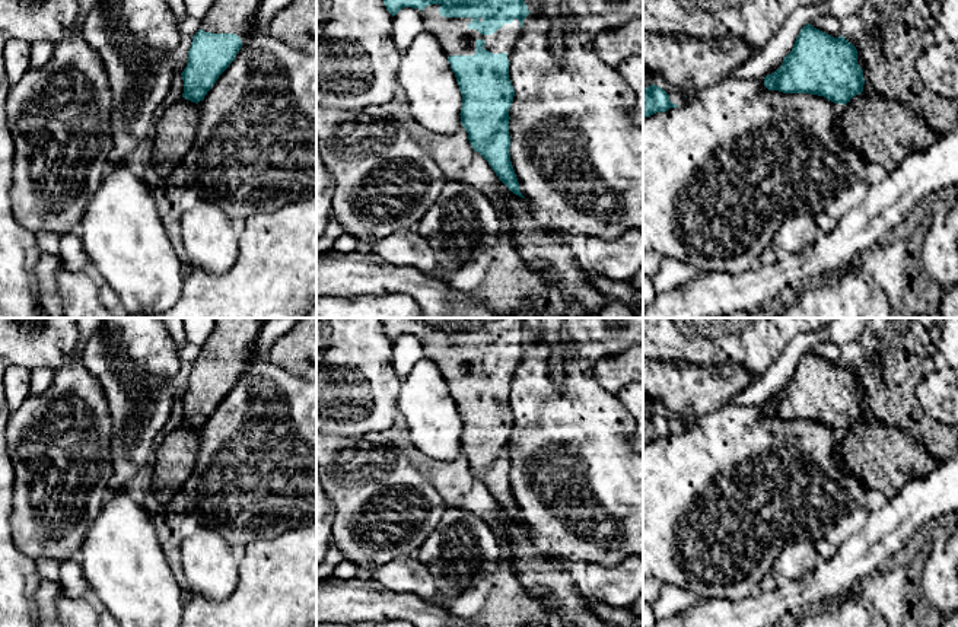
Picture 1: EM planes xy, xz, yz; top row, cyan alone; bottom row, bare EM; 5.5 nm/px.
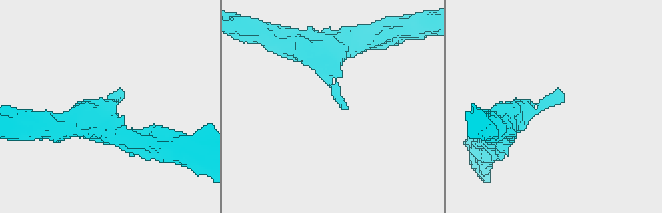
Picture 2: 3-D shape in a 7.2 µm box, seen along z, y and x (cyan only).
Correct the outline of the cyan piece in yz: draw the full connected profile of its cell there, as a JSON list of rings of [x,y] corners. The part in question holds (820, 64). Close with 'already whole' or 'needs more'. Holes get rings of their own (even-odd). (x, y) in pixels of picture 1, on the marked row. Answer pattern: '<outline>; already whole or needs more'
[[[806,23],[782,67],[764,77],[768,90],[811,93],[846,105],[863,92],[857,50],[843,35],[834,38]]]; already whole

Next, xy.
[[[214,0],[192,36],[188,63],[181,73],[182,98],[198,104],[219,76],[235,60],[248,39],[248,31],[261,0]]]; needs more

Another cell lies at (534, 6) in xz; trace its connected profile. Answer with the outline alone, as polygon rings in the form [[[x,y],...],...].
[[[523,0],[529,13],[540,13],[550,19],[550,50],[557,58],[564,54],[564,36],[561,31],[561,20],[564,12],[564,0]]]

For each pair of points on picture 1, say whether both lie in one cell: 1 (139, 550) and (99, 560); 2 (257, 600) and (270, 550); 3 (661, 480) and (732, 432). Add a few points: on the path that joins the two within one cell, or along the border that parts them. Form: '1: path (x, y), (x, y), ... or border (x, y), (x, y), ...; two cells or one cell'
1: path (129, 550), (117, 560), (110, 560); one cell
2: path (269, 588), (270, 562); one cell
3: path (678, 477), (706, 449), (715, 448); one cell

